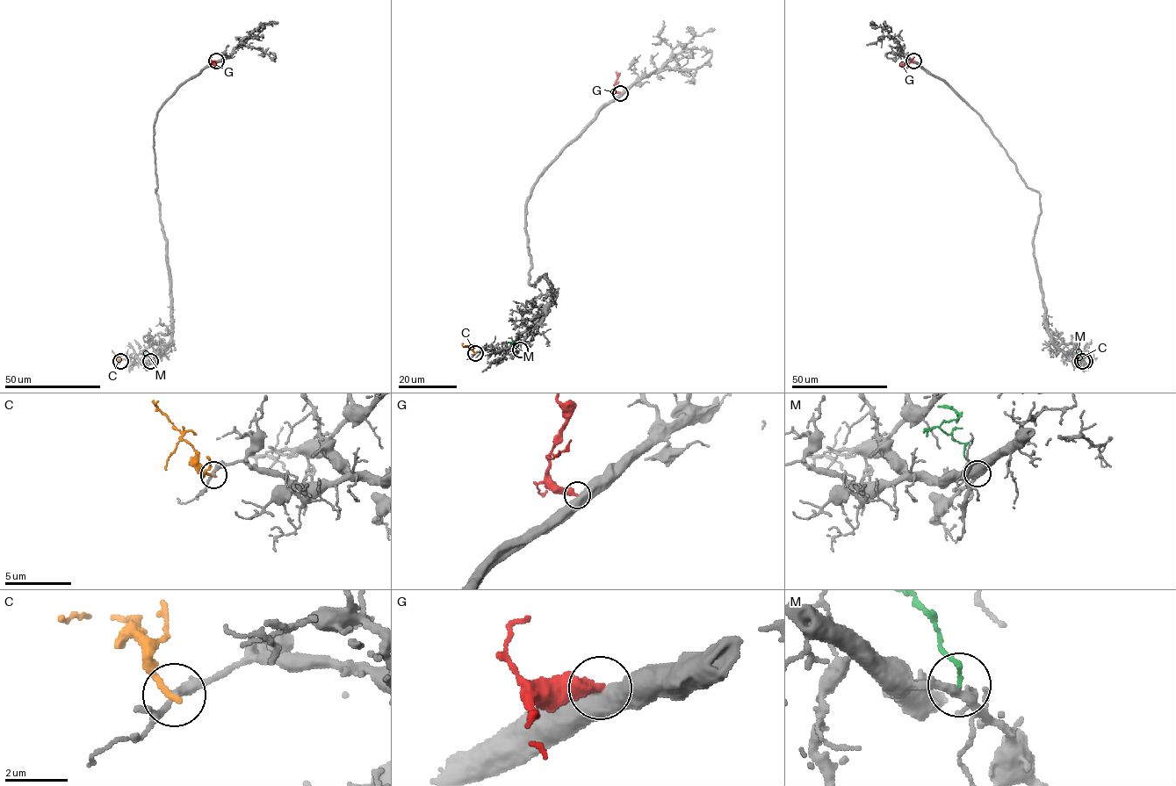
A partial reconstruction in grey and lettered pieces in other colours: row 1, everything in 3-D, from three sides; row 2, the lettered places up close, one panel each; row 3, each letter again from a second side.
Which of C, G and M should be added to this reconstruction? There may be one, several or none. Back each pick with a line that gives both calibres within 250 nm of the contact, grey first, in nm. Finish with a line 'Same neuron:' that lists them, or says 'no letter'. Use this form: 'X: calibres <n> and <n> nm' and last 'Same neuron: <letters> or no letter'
Same neuron: no letter

